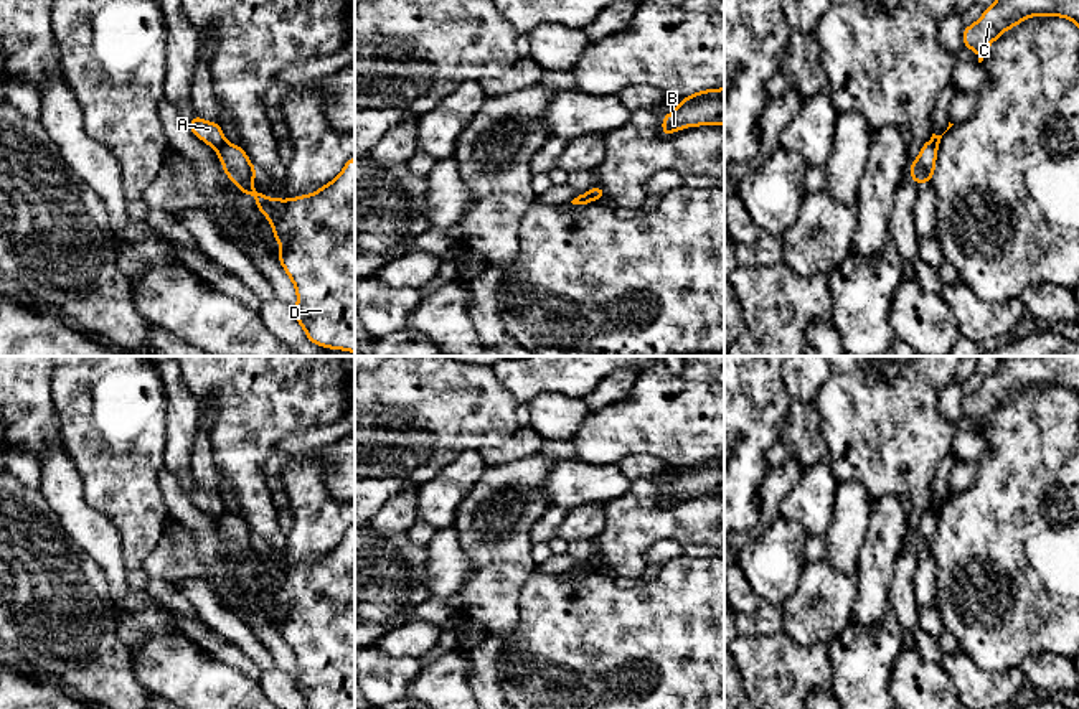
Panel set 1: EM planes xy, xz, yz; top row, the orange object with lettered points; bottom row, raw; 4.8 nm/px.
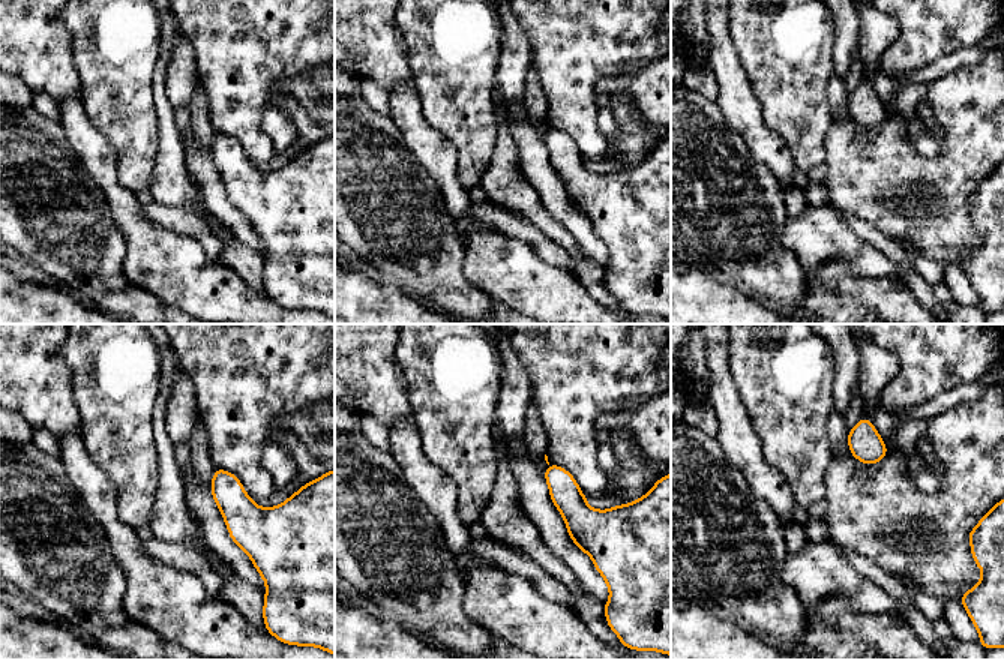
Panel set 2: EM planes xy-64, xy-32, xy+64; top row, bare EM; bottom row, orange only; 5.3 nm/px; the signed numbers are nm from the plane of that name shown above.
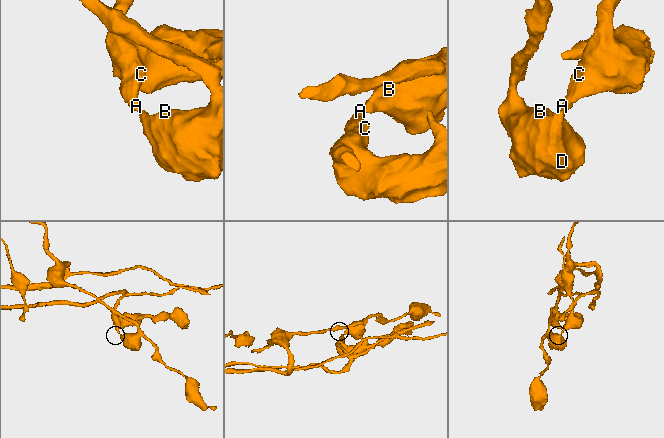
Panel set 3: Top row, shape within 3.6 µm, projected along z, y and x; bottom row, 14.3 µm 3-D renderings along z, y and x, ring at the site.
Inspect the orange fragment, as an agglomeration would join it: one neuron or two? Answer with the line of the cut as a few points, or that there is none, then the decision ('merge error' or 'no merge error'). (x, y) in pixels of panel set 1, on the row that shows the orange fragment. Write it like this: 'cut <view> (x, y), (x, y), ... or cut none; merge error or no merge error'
cut xy (225, 140), (215, 150); merge error

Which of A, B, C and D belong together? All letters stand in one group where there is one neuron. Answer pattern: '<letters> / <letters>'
A C / B D

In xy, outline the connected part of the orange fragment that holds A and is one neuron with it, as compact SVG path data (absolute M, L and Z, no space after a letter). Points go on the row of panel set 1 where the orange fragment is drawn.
M193 114L188 129L196 139L208 143L213 150L219 148L226 142L219 122L206 122L196 114Z

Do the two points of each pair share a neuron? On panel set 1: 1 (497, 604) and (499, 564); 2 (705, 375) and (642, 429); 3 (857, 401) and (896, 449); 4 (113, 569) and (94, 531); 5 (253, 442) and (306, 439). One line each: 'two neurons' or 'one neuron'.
1: one neuron
2: one neuron
3: one neuron
4: one neuron
5: two neurons

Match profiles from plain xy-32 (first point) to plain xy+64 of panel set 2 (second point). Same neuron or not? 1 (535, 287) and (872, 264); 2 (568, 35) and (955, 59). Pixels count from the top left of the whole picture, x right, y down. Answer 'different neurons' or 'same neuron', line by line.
1: different neurons
2: different neurons

